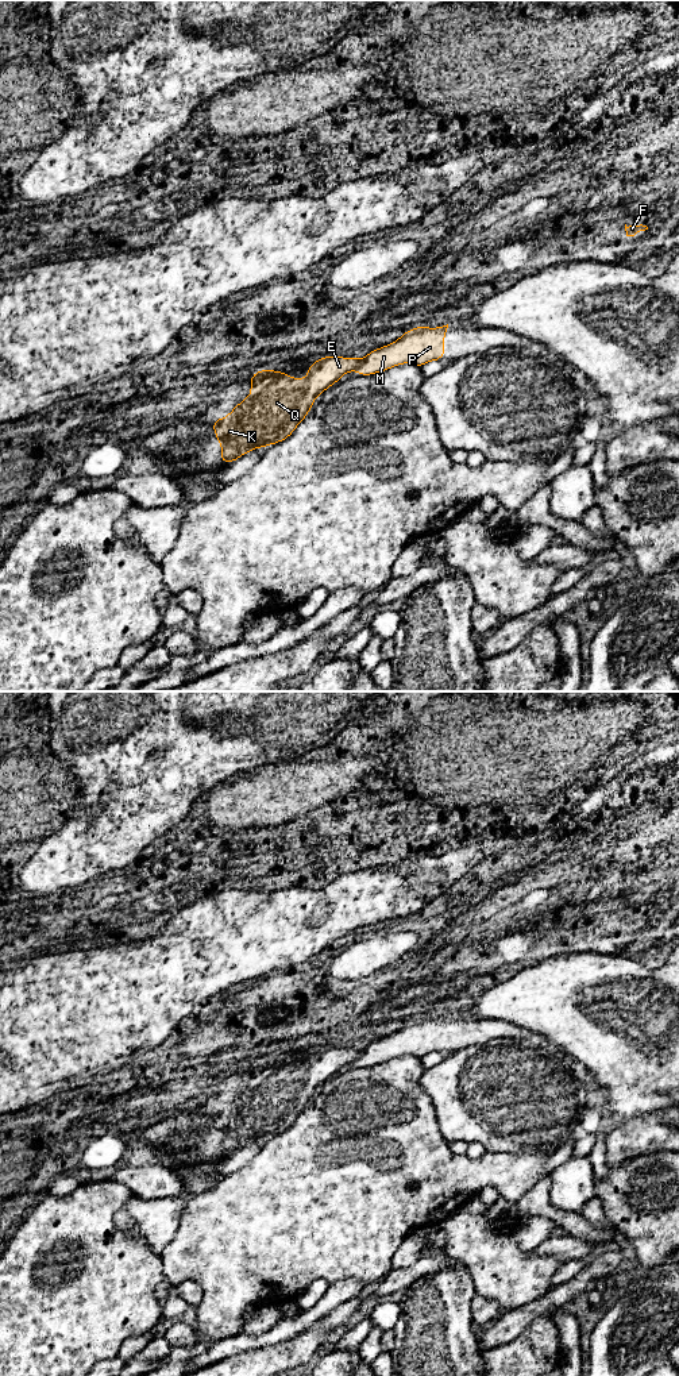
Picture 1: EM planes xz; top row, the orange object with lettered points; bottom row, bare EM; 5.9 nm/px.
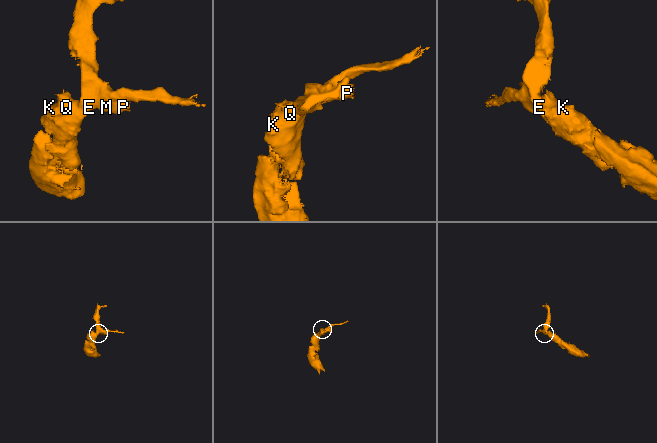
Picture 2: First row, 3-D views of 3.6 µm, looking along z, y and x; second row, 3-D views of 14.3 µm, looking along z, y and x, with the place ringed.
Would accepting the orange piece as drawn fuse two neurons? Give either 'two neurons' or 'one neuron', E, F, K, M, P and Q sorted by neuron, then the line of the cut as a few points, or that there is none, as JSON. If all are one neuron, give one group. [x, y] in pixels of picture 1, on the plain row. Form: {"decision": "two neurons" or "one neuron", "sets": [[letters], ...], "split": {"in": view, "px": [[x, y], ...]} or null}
{"decision": "two neurons", "sets": [["E", "F", "K", "Q"], ["M", "P"]], "split": {"in": "xz", "px": [[362, 1051], [355, 1059]]}}

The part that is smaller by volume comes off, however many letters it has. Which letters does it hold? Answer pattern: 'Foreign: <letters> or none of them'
Foreign: M, P

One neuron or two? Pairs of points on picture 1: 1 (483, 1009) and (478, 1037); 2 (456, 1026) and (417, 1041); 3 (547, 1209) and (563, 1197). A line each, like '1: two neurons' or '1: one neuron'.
1: two neurons
2: one neuron
3: two neurons

